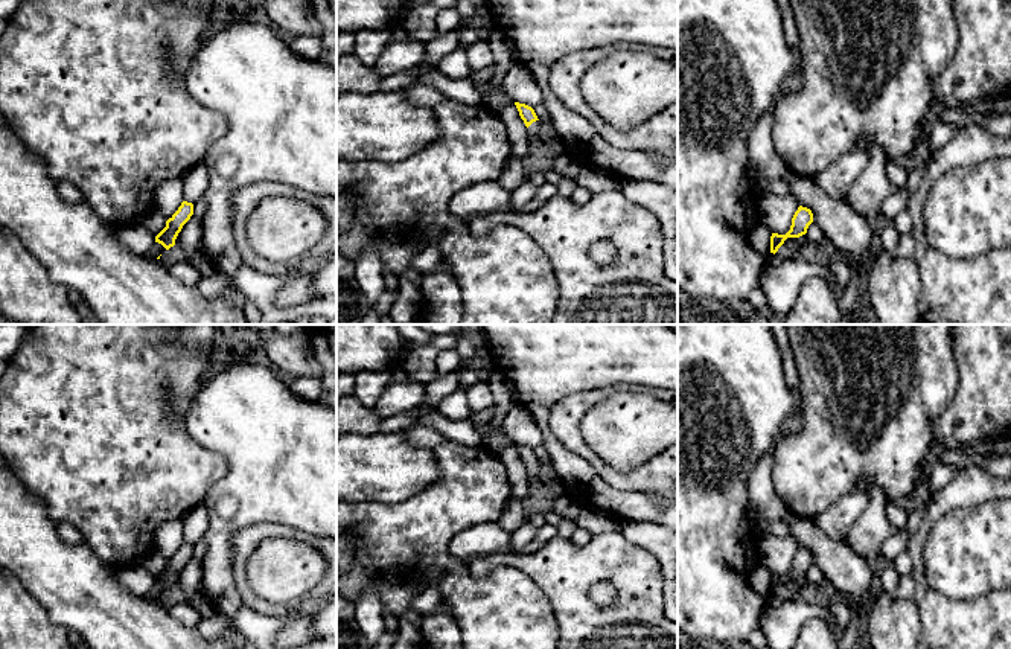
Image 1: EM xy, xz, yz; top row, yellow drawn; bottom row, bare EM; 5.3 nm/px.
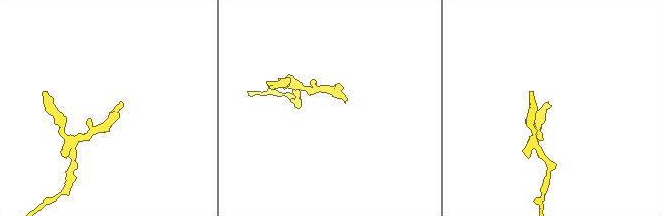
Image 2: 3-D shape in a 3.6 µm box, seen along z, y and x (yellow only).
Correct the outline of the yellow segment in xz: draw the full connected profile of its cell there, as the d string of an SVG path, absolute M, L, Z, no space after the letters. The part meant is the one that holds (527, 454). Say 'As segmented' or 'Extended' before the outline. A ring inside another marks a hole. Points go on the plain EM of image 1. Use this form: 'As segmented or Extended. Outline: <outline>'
Extended. Outline: M515 443L515 446L519 452L521 460L524 462L524 465L527 468L530 484L539 483L539 478L537 478L539 460L537 460L534 451L531 448L528 448L525 445L519 445L519 443Z

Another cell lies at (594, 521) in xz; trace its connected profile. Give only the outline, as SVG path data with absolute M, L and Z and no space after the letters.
M583 506L576 518L579 529L588 530L592 535L611 532L620 527L621 520L608 512L600 512L592 507Z

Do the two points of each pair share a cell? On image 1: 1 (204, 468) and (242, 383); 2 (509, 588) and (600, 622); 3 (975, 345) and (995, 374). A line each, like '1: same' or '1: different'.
1: different
2: different
3: same

